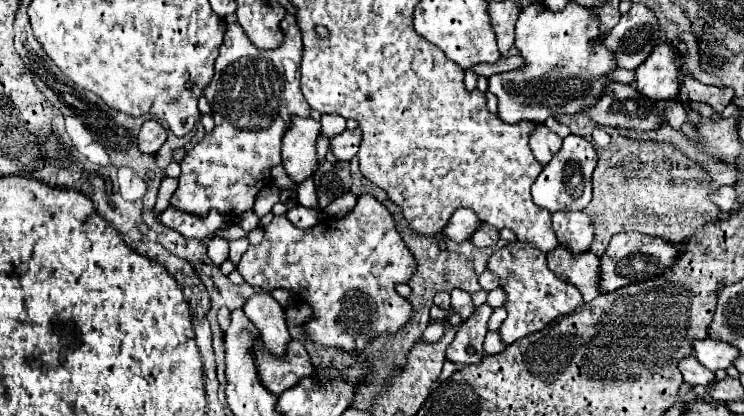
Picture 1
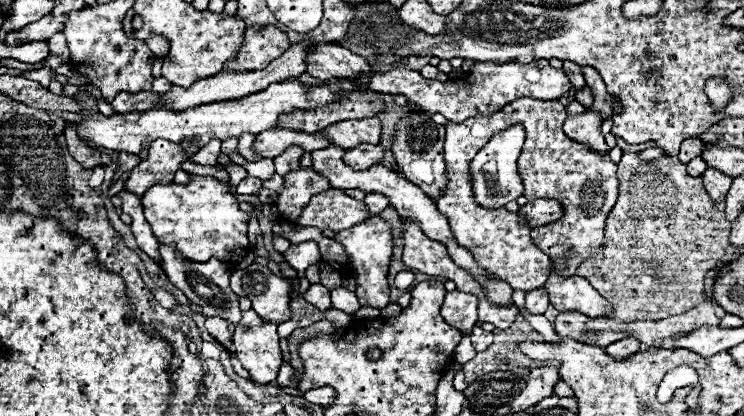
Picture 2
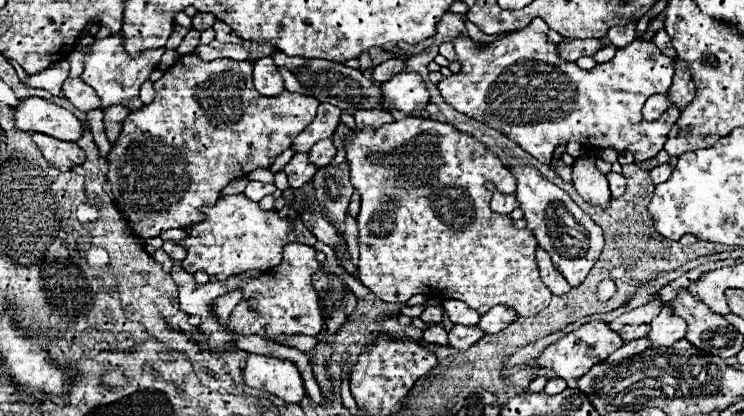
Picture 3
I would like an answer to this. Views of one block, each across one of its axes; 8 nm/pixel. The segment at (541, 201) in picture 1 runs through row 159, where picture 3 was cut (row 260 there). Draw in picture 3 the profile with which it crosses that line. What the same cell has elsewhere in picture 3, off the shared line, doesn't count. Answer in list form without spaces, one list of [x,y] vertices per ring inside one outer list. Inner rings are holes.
[[[516,162],[508,164],[508,168],[516,178],[516,200],[520,204],[520,210],[524,212],[526,228],[532,230],[540,248],[548,250],[552,262],[556,262],[556,268],[570,282],[570,286],[578,286],[586,278],[594,262],[600,258],[604,246],[600,226],[596,226],[562,188],[542,178],[542,174],[532,164]]]

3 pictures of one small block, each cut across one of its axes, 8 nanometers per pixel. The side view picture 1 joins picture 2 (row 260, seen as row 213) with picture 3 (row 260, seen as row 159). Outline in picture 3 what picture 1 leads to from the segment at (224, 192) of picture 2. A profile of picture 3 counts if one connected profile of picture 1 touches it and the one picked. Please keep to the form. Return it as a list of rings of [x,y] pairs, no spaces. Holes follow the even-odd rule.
[[[244,194],[222,196],[216,206],[204,210],[208,222],[188,228],[188,238],[178,244],[188,250],[182,268],[188,272],[204,270],[218,280],[228,280],[232,274],[244,274],[250,270],[270,270],[280,264],[282,248],[290,242],[300,242],[312,246],[318,242],[316,236],[302,224],[300,214],[294,218],[280,218],[276,210],[260,210],[256,202],[244,198]],[[294,224],[294,228],[292,228]]]

